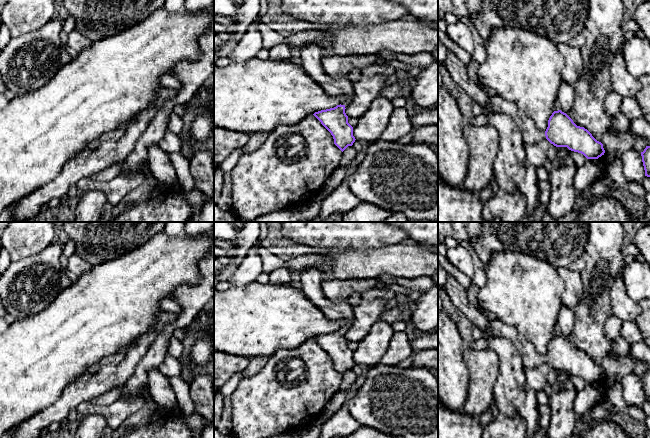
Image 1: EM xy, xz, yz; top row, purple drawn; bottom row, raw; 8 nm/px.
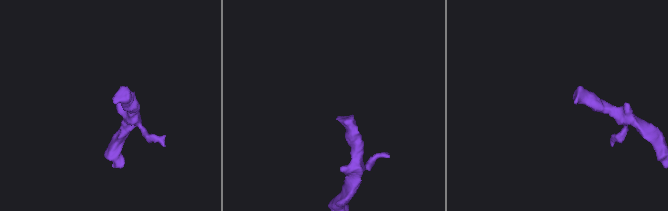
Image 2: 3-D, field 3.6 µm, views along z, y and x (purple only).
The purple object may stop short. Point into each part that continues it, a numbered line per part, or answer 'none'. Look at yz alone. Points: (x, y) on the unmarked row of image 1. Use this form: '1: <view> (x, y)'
1: yz (531, 359)

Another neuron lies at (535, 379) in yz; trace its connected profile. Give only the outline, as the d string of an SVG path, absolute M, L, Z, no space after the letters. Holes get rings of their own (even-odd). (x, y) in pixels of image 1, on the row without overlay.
M545 363L535 369L524 369L525 383L528 390L537 392L543 390L551 367Z

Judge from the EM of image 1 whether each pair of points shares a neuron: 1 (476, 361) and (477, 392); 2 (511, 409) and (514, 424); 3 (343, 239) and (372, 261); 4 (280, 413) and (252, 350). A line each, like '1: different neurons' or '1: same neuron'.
1: same neuron
2: different neurons
3: different neurons
4: different neurons

